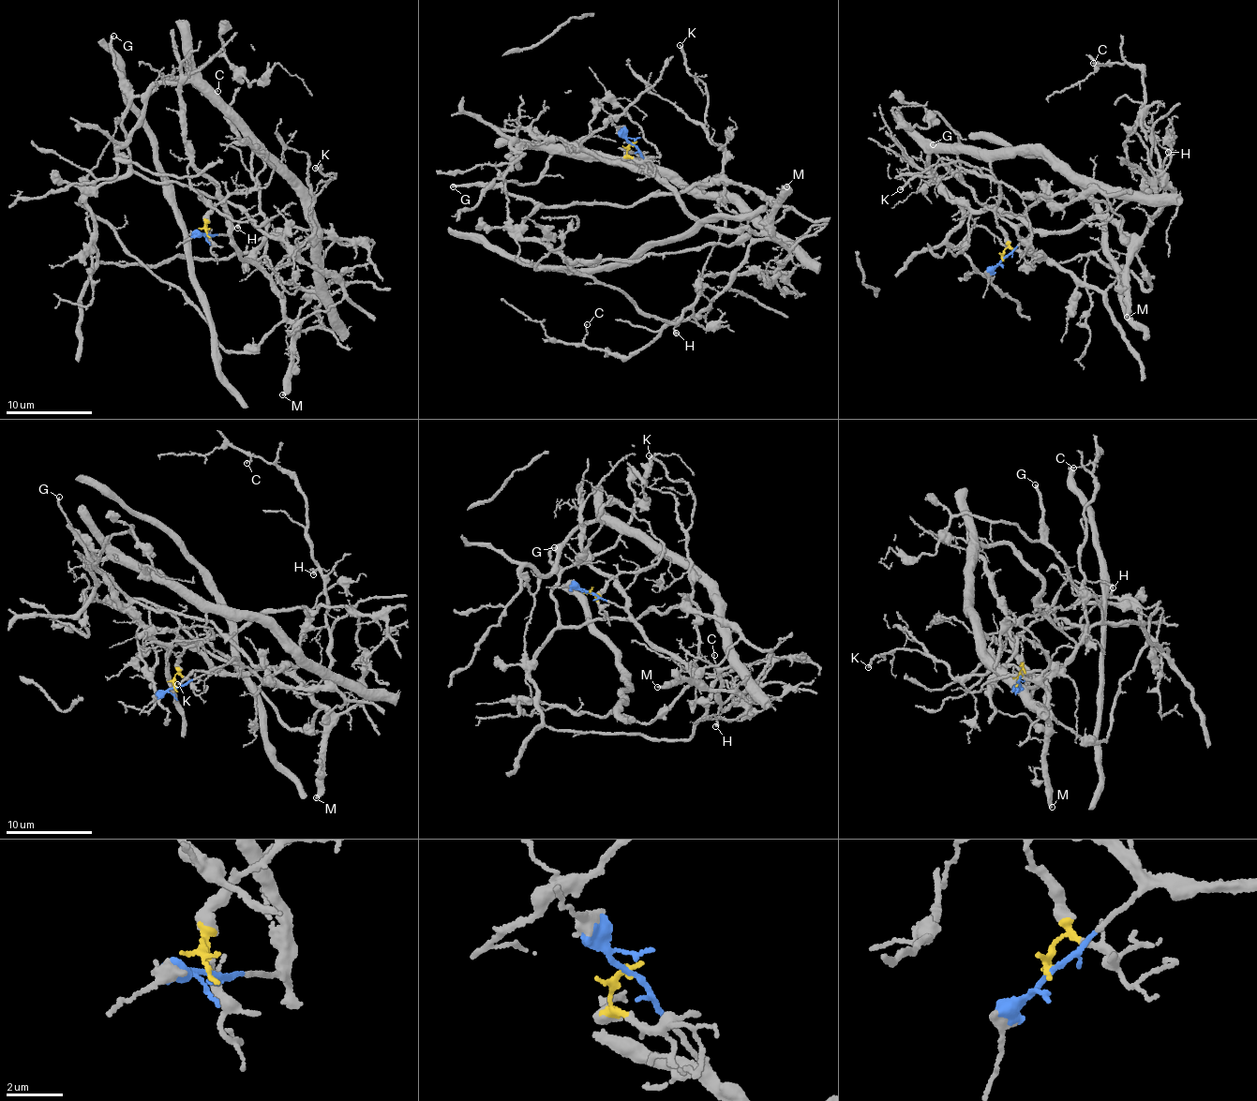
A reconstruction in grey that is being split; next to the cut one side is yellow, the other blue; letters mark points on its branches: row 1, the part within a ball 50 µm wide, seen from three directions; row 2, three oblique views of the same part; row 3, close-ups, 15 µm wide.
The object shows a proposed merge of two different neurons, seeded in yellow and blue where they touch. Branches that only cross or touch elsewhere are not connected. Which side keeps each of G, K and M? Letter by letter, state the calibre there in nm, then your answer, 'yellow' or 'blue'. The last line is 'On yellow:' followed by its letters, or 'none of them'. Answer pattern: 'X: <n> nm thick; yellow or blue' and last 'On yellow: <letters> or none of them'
G: 200 nm thick; blue
K: 180 nm thick; blue
M: 360 nm thick; blue
On yellow: none of them

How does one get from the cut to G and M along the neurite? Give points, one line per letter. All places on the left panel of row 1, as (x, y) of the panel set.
G: (206, 234), (228, 234), (269, 274), (300, 245), (261, 232), (231, 203), (132, 169), (112, 36)
M: (206, 234), (228, 234), (245, 259), (262, 269), (293, 324), (291, 377), (288, 391), (281, 395)

